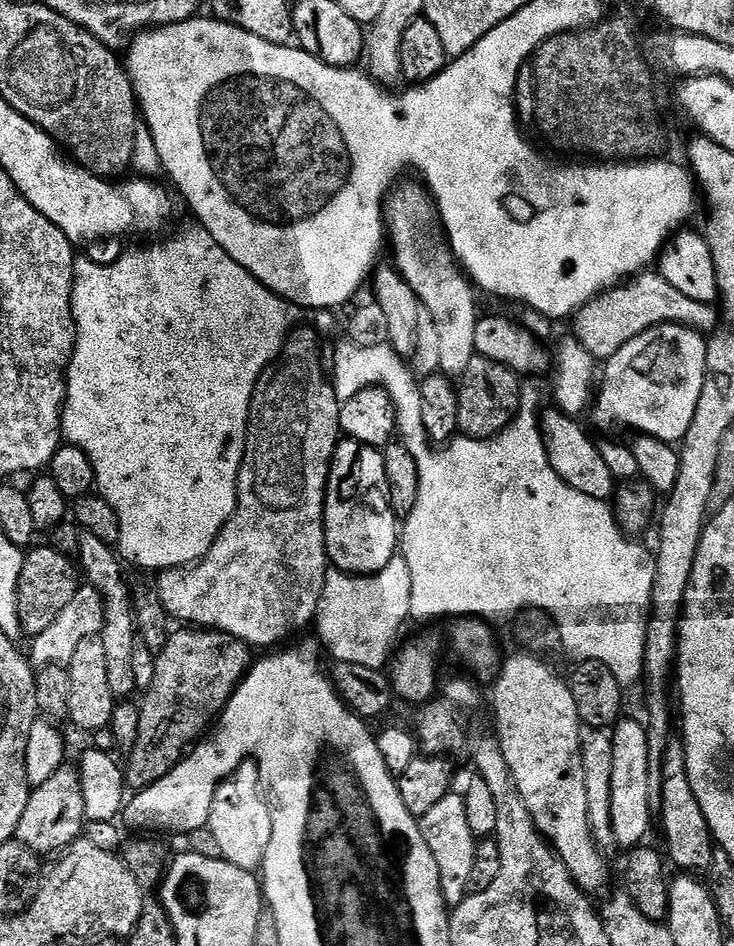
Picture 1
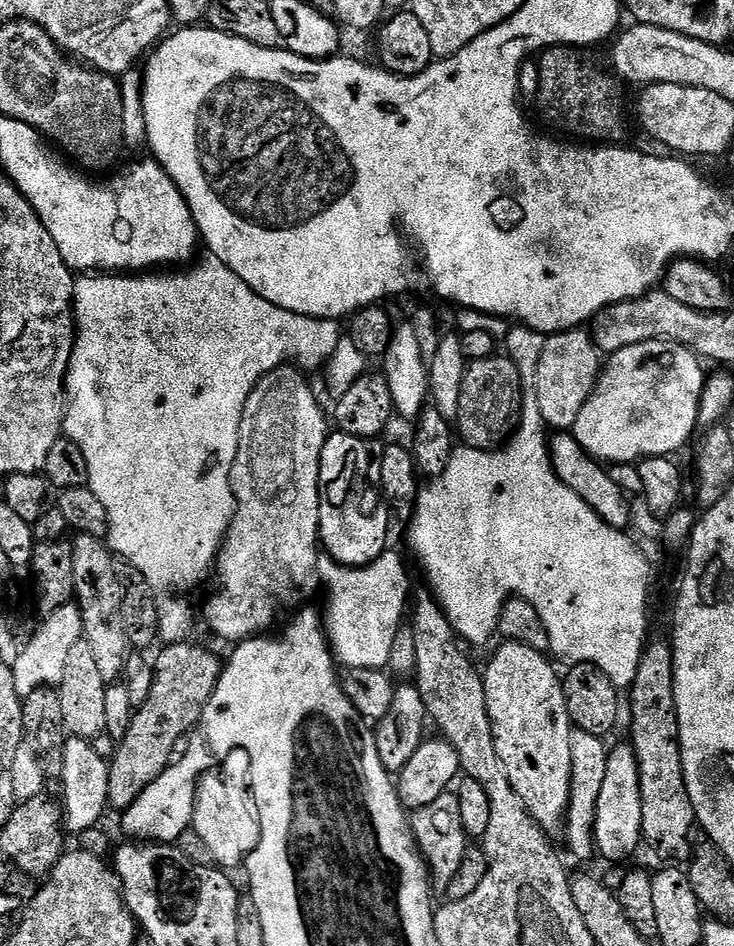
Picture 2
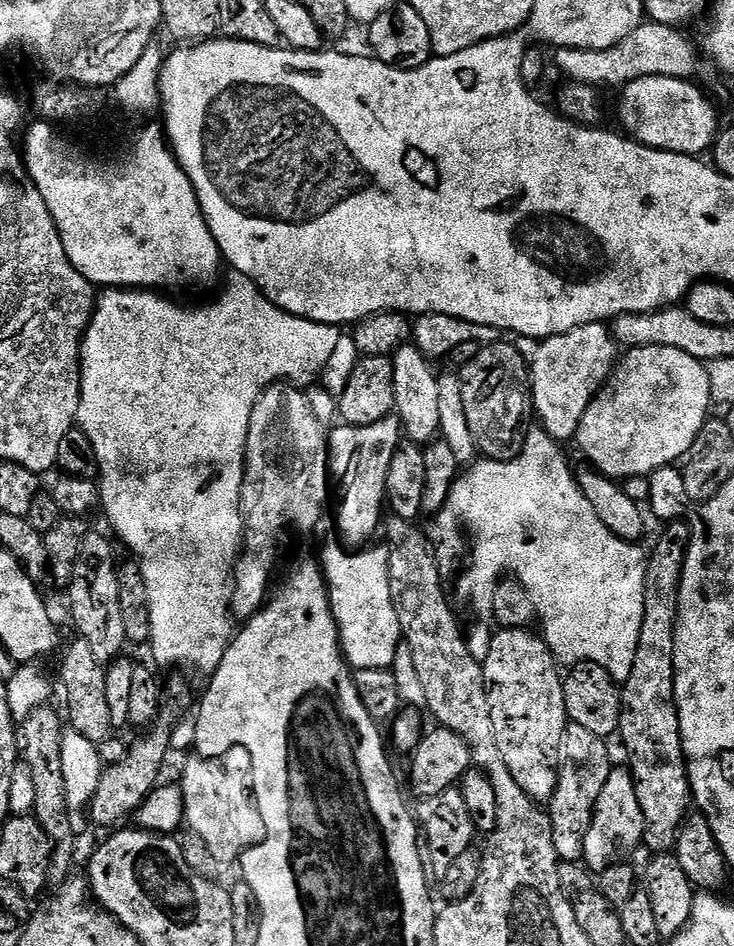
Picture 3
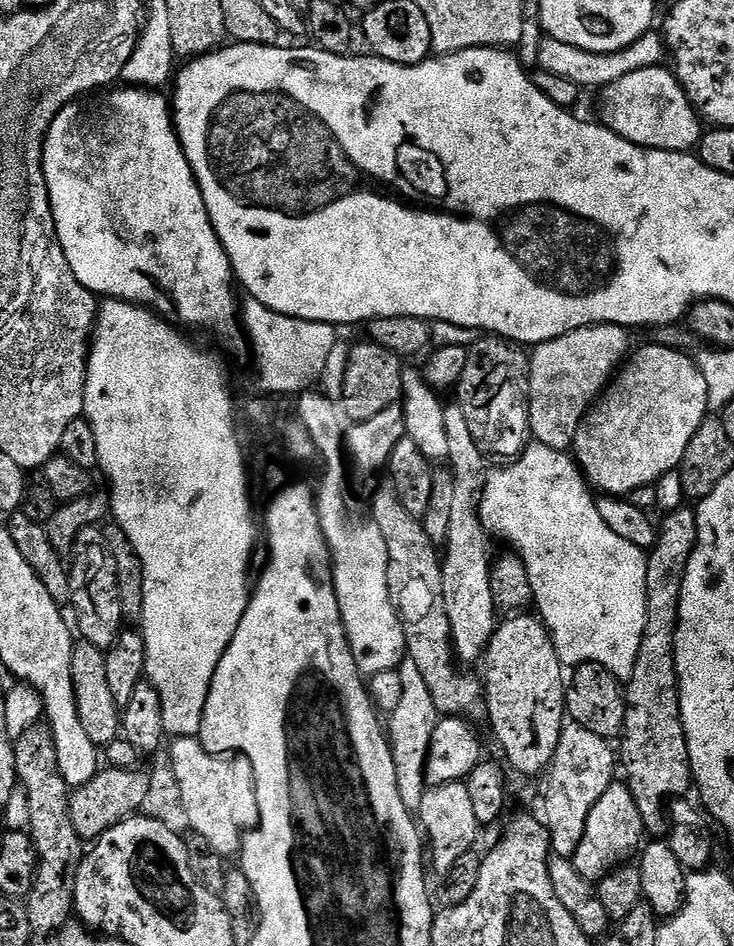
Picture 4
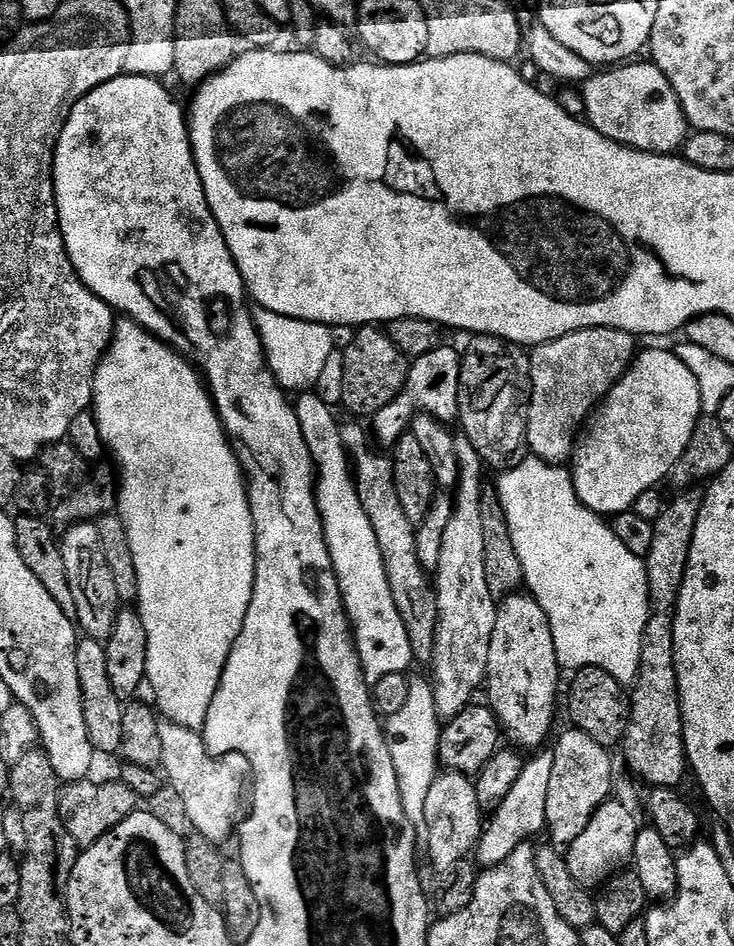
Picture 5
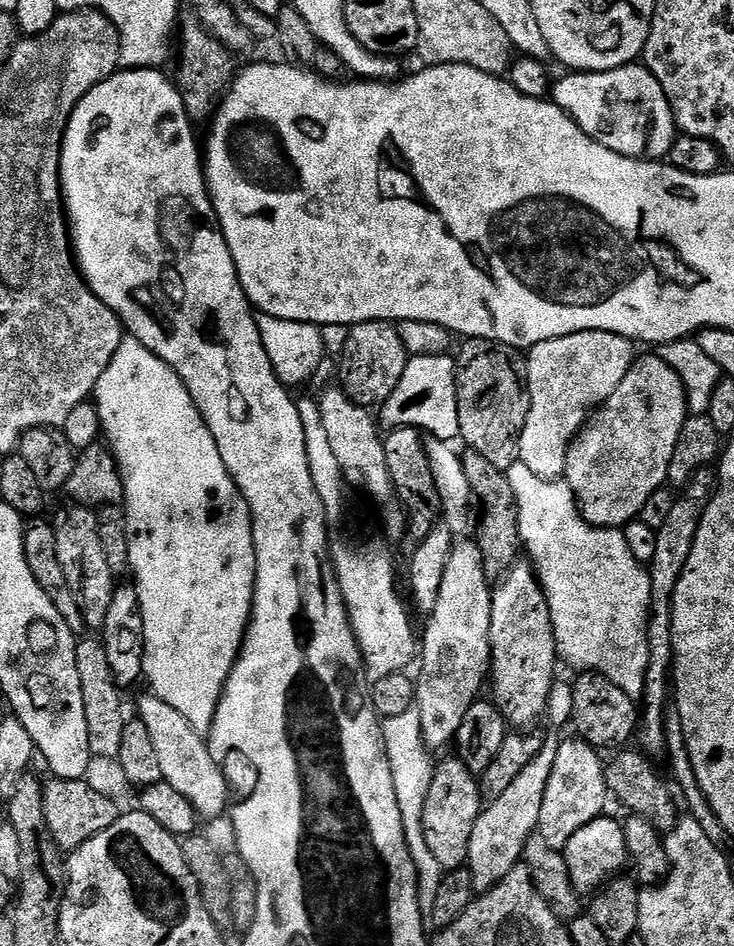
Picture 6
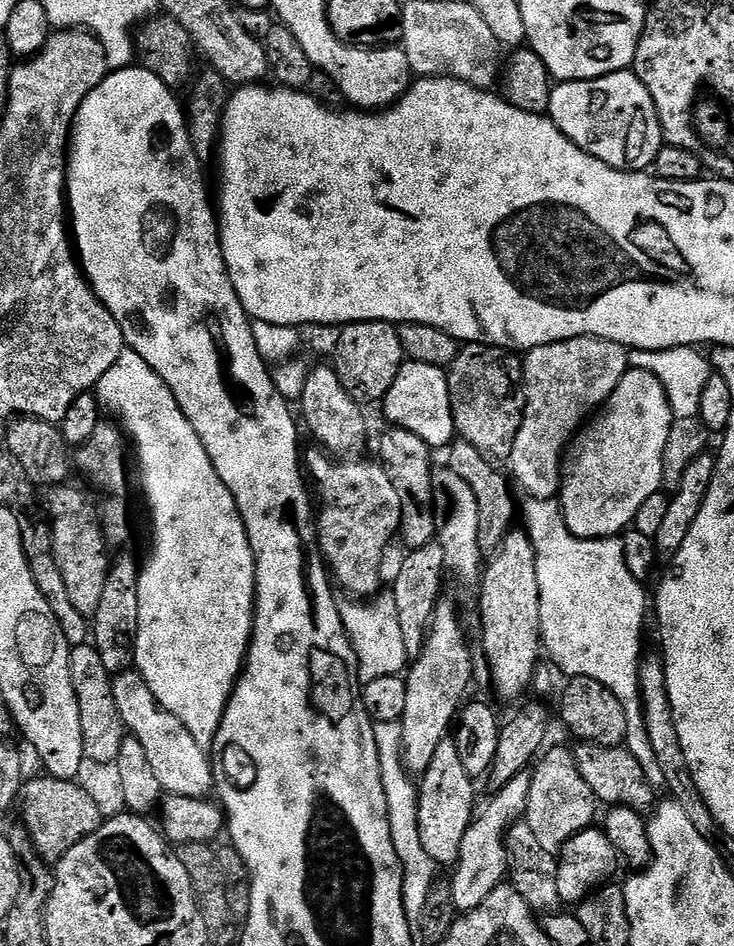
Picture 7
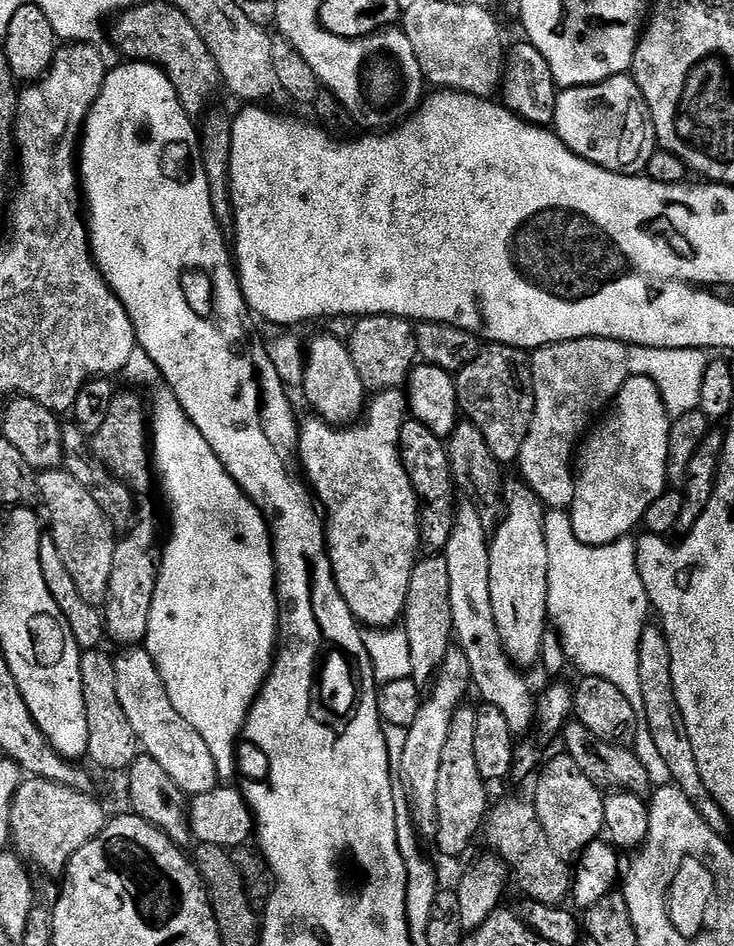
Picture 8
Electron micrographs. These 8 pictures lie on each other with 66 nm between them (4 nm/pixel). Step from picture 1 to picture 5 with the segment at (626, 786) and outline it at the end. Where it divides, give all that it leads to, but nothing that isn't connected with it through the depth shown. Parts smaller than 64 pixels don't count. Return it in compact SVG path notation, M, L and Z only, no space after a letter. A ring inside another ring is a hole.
M616 798L605 800L604 805L590 818L586 830L582 830L582 834L578 834L578 838L574 838L574 842L567 847L566 859L571 877L583 888L592 890L601 887L631 863L637 831L636 816L626 805L619 804Z

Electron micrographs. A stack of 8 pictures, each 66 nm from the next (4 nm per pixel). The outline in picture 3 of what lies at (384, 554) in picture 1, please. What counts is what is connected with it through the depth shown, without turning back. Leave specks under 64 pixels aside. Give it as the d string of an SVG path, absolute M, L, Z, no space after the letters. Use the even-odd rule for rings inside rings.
M395 414L388 415L370 426L341 423L339 427L327 433L328 471L334 485L339 539L349 549L356 550L367 545L371 541L368 539L379 528L381 531L382 517L386 512L386 478L390 474L390 458L394 458L394 450L402 443L402 429L400 418Z

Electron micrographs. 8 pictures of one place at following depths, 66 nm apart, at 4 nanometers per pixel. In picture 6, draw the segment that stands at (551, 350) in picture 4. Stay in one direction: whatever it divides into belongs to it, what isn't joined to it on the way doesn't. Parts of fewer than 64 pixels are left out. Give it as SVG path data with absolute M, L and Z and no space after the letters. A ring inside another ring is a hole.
M579 332L562 338L550 338L527 349L530 414L526 414L526 426L522 430L519 463L530 466L534 474L547 480L564 476L568 448L572 445L572 439L579 434L589 416L603 408L610 394L614 394L618 386L622 386L622 378L626 378L638 356L638 352L632 348L635 348L633 341L613 332Z

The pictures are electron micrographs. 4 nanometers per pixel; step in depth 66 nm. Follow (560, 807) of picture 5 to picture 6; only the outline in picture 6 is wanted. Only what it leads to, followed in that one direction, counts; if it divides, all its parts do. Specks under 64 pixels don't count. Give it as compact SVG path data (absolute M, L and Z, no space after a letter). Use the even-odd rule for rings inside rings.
M564 738L558 747L558 756L546 783L538 827L538 835L546 838L549 849L564 850L582 826L594 822L605 811L604 803L610 800L610 793L605 780L606 764L600 761L600 756L597 749L579 738Z

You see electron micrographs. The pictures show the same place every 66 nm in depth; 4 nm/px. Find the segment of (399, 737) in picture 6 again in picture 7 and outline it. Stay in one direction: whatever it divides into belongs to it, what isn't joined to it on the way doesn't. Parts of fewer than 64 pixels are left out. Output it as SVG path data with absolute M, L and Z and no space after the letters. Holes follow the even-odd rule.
M388 726L379 733L380 762L383 766L383 786L387 794L388 816L391 818L391 836L405 868L404 907L407 910L409 923L418 924L422 915L430 910L430 896L440 866L430 857L422 844L419 789L417 785L407 784L407 773L402 767L402 758L399 754L400 738L399 736L397 738L396 731L395 727Z

